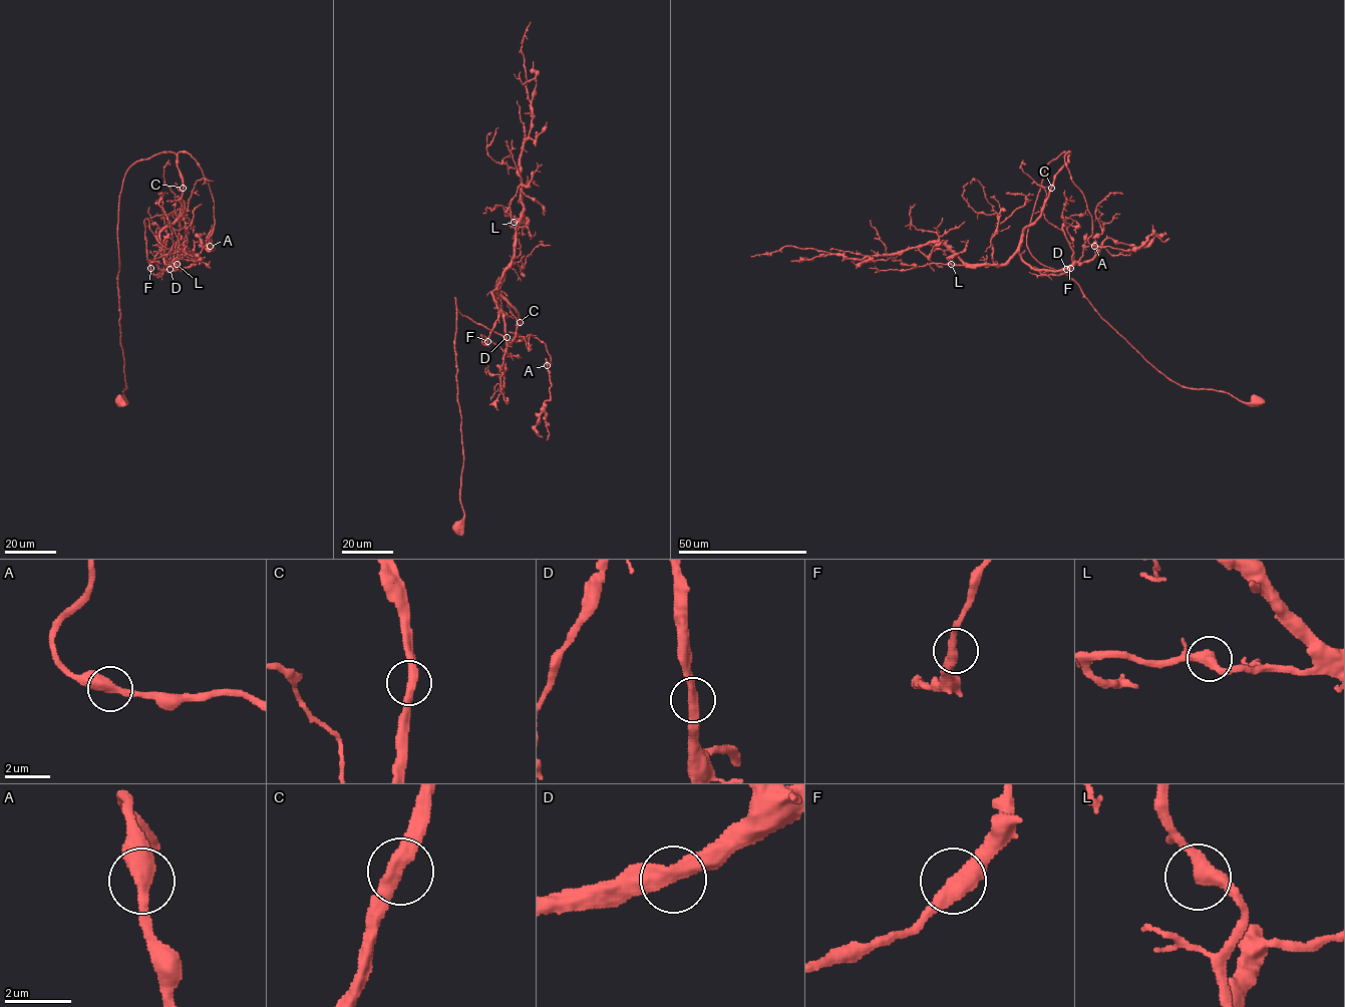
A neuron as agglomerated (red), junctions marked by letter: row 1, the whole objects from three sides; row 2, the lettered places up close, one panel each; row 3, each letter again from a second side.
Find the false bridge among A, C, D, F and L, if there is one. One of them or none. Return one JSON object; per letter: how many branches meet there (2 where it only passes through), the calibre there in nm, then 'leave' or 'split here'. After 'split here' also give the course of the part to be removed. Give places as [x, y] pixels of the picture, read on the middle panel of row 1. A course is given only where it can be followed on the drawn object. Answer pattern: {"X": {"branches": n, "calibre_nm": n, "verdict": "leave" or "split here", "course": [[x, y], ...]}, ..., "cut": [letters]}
{"A": {"branches": 2, "calibre_nm": 440, "verdict": "leave"}, "C": {"branches": 2, "calibre_nm": 400, "verdict": "leave"}, "D": {"branches": 2, "calibre_nm": 440, "verdict": "leave"}, "F": {"branches": 2, "calibre_nm": 440, "verdict": "leave"}, "L": {"branches": 2, "calibre_nm": 400, "verdict": "leave"}, "cut": []}

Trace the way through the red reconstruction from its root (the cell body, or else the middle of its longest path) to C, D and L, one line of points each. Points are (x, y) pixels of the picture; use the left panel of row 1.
C: (120, 399), (127, 402), (117, 283), (123, 180), (135, 162), (173, 151), (183, 188)
D: (120, 399), (118, 199), (131, 165), (173, 151), (182, 210), (160, 233), (154, 259), (170, 269)
L: (120, 399), (118, 199), (131, 165), (167, 151), (177, 156), (182, 202), (160, 233), (160, 255), (177, 264)

